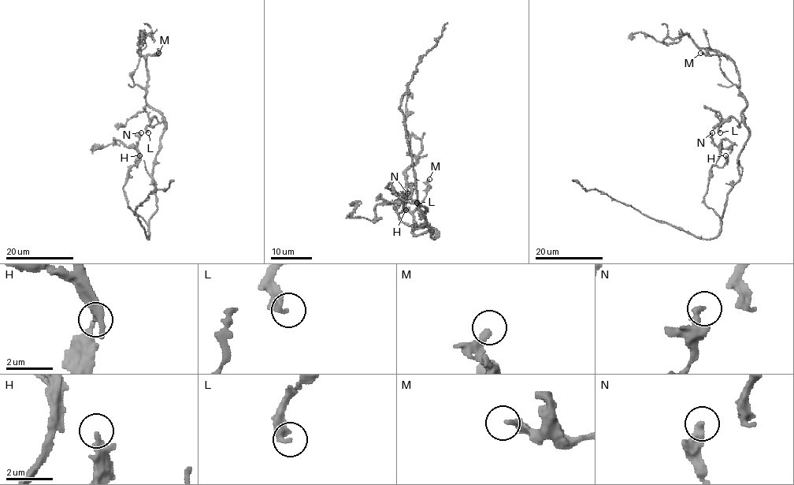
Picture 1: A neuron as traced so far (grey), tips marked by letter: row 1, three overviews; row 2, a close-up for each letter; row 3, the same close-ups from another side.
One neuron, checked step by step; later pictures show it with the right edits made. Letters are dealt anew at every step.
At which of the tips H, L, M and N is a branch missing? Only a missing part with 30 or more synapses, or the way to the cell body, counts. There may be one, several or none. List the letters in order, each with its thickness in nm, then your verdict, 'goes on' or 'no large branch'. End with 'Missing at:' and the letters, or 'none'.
H: 300 nm thick; no large branch
L: 320 nm thick; no large branch
M: 280 nm thick; no large branch
N: 280 nm thick; no large branch
Missing at: none

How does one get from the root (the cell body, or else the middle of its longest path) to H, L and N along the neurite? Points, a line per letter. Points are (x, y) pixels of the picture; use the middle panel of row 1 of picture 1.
H: (423, 225), (427, 209), (404, 202), (390, 183), (386, 187), (402, 197), (402, 207), (406, 210)
L: (423, 225), (430, 230), (433, 237), (436, 236), (417, 203)
N: (423, 225), (427, 209), (404, 202), (390, 183), (386, 187), (398, 192), (406, 200), (402, 202), (407, 193)

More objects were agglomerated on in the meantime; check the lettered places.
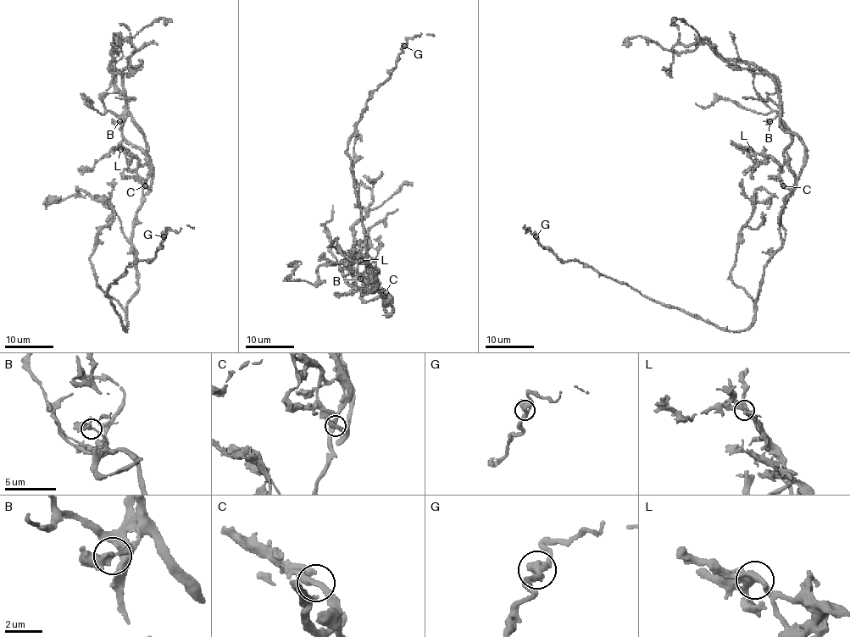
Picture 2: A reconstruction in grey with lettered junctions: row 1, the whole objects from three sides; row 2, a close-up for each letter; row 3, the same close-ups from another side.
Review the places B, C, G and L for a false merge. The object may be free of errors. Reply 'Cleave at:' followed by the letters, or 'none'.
Cleave at: L

